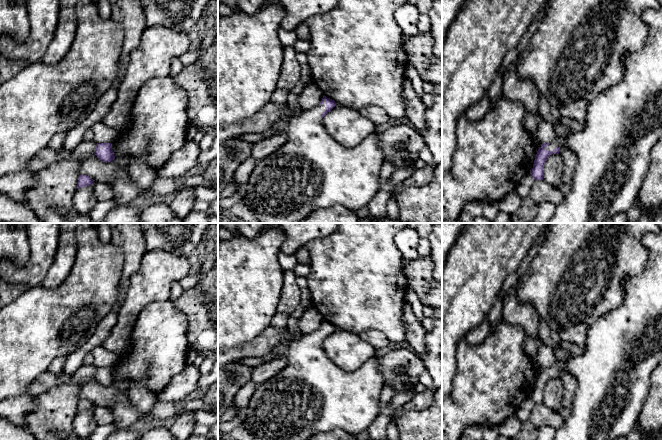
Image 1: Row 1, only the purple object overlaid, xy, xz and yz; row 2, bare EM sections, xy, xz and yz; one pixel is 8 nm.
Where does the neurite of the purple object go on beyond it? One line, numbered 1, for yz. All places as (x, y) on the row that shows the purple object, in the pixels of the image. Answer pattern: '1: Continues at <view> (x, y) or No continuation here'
1: Continues at yz (624, 122)

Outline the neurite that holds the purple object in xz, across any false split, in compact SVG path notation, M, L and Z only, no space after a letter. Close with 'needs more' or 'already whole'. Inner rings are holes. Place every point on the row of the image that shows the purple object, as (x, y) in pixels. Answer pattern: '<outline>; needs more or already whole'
M323 96L318 106L303 110L290 122L287 141L257 163L242 193L259 223L300 223L315 210L335 205L355 212L376 195L385 159L376 134L351 148L338 143L323 125L323 117L335 106L334 100Z; needs more

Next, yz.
M662 0L657 1L659 4L657 9L649 8L642 14L642 20L648 27L648 35L646 37L644 47L640 51L629 53L624 57L623 65L625 73L620 82L615 85L611 85L606 90L589 99L585 128L582 131L569 135L565 138L558 137L551 143L544 143L538 149L533 168L530 173L534 180L543 180L543 167L545 161L550 155L559 154L561 147L566 147L572 150L577 156L577 164L573 173L571 191L569 194L565 195L564 200L560 204L556 205L552 217L546 223L613 223L613 218L617 213L627 212L633 206L640 186L649 170L652 148L662 136Z; needs more

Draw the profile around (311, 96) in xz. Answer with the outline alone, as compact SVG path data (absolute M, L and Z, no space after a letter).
M314 83L303 89L298 97L298 103L303 110L318 106L323 98L323 92Z

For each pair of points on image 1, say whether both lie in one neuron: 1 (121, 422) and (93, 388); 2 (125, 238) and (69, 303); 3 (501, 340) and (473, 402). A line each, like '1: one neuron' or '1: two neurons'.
1: one neuron
2: two neurons
3: one neuron

